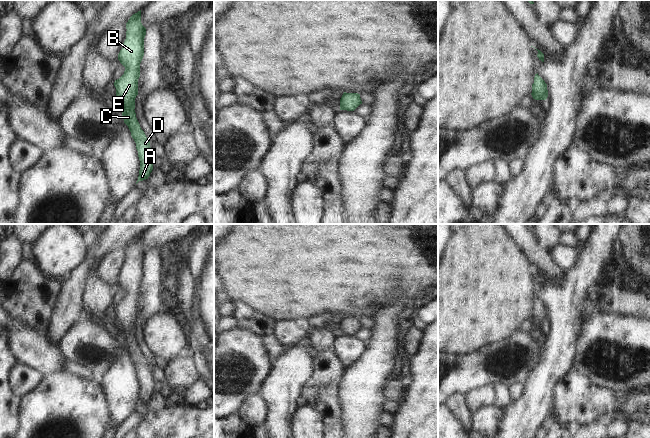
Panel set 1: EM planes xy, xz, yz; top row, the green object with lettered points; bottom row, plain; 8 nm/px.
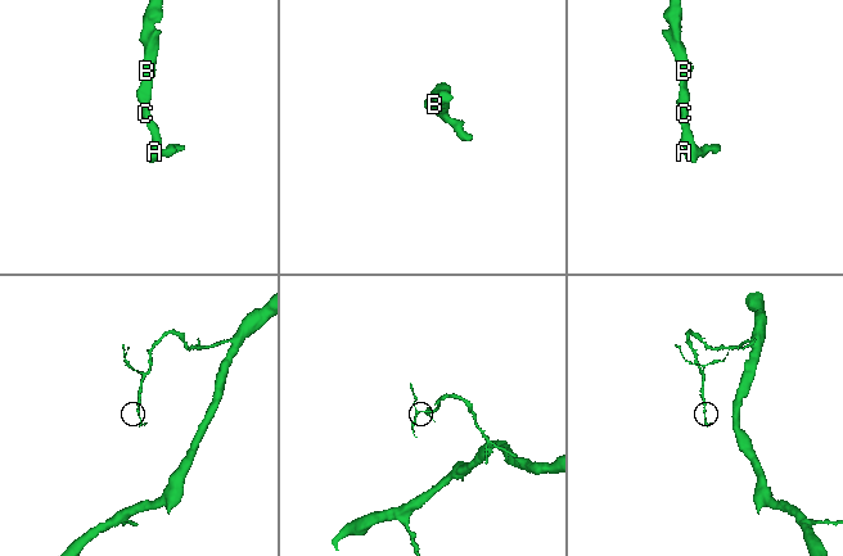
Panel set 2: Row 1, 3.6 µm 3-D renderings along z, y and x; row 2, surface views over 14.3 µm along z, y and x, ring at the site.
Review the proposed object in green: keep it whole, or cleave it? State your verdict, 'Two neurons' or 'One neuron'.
One neuron

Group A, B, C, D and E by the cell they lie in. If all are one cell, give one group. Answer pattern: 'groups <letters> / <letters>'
groups A B C D E

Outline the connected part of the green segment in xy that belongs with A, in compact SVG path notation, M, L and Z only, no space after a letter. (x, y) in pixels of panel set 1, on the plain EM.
M141 234L133 238L126 247L126 263L118 278L118 284L125 291L124 298L114 306L116 321L120 324L122 342L136 367L140 384L139 405L148 403L153 394L154 380L150 365L136 342L135 322L138 319L140 287L144 280L146 252L141 247Z

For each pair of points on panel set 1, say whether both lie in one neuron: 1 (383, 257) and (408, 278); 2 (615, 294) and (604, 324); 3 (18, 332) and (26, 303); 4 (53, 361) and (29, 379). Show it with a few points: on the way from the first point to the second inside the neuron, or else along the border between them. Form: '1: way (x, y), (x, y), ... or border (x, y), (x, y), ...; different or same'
1: way (389, 263), (394, 264), (402, 272); same
2: border (630, 318), (597, 314), (585, 324); different
3: border (12, 316), (25, 321), (42, 332); different
4: border (18, 361), (40, 369), (46, 375); different

